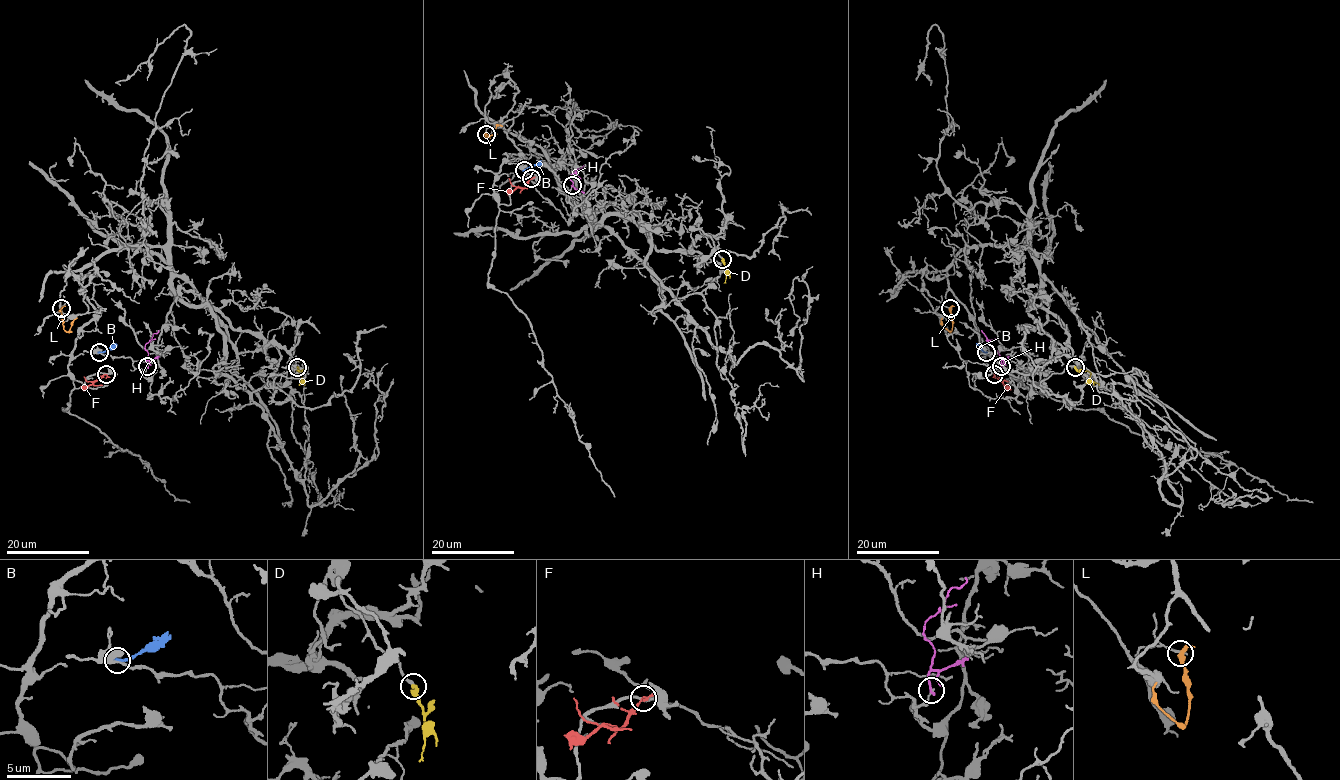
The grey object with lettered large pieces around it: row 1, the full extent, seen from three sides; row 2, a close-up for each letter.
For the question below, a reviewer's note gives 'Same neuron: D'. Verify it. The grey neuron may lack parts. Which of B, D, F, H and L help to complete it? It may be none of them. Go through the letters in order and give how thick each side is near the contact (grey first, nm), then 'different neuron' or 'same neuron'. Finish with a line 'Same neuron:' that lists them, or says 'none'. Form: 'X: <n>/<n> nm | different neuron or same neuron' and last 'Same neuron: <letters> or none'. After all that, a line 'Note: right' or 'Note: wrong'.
B: 240/220 nm | different neuron
D: 240/320 nm | same neuron
F: 260/240 nm | different neuron
H: 130/190 nm | different neuron
L: 170/360 nm | different neuron
Same neuron: D
Note: right

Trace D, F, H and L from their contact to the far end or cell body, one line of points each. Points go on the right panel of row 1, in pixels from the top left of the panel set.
D: (1075, 367), (1088, 371), (1089, 378), (1098, 385)
F: (994, 374), (1003, 379), (1010, 390)
H: (1001, 366), (999, 354), (981, 330)
L: (949, 308), (951, 331), (942, 325), (942, 317)

